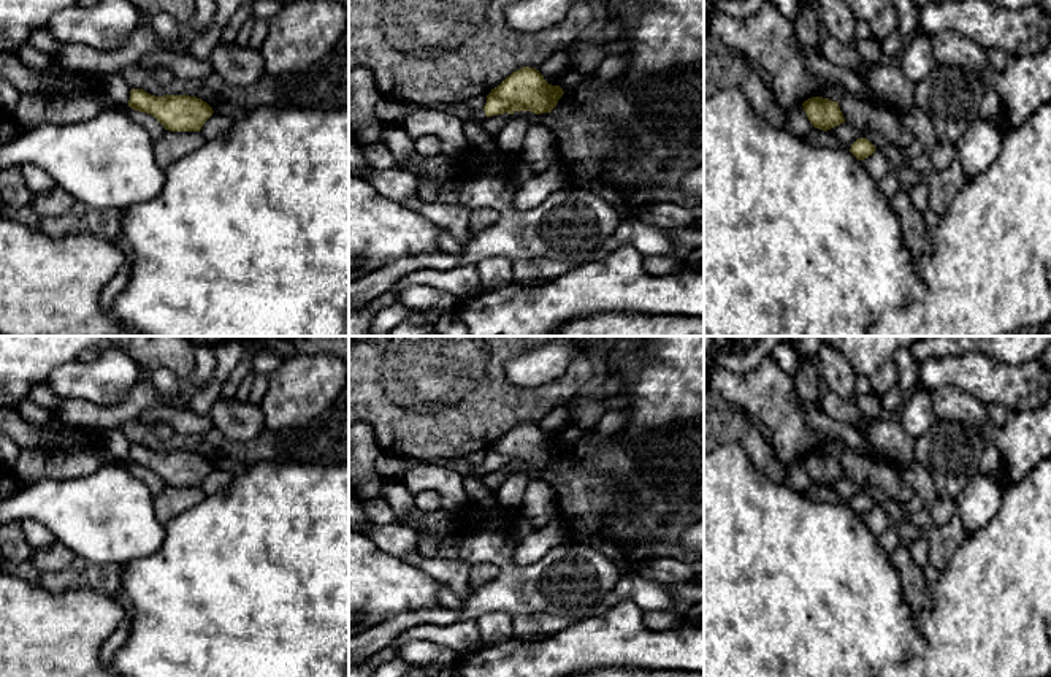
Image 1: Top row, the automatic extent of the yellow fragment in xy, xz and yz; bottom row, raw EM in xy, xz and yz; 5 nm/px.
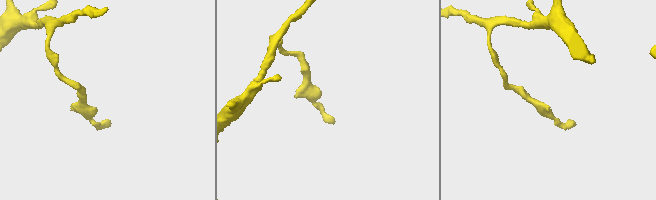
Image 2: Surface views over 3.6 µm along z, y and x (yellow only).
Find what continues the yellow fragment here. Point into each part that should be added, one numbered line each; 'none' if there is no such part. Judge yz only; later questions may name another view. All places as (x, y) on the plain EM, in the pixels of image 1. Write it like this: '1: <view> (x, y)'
none

